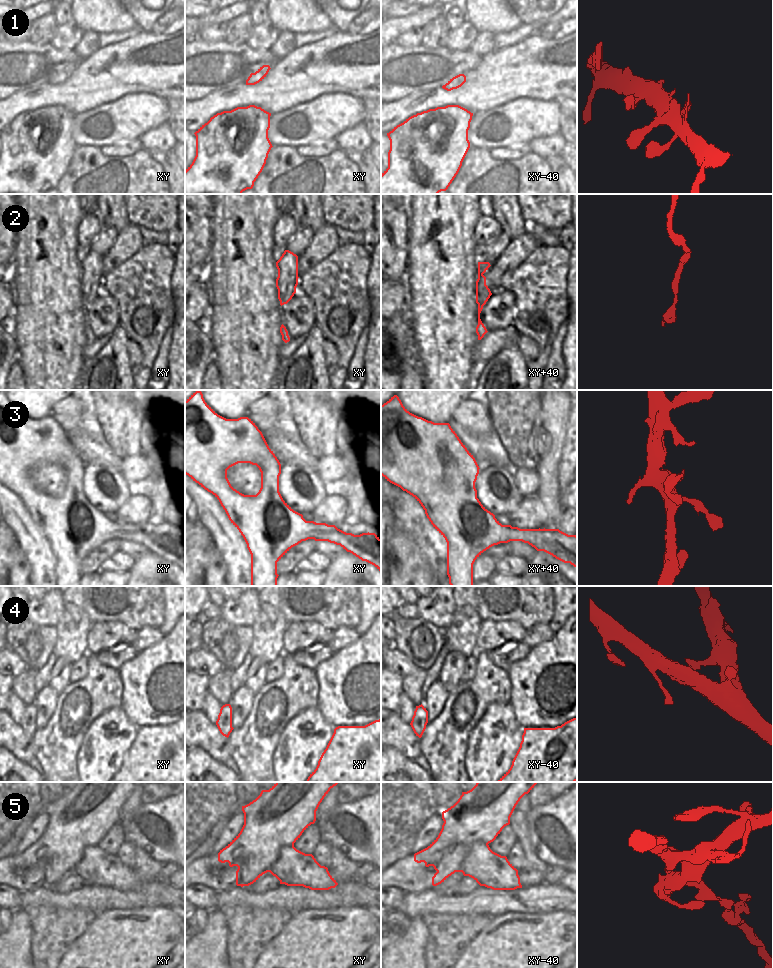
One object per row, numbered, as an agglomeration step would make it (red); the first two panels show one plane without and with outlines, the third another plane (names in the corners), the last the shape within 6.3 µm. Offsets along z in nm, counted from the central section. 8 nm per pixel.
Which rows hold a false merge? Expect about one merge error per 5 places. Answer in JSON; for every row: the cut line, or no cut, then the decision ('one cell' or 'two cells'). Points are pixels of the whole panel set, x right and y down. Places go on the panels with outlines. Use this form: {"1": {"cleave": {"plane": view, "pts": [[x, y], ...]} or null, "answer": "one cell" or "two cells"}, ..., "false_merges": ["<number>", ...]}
{"1": {"cleave": null, "answer": "one cell"}, "2": {"cleave": null, "answer": "one cell"}, "3": {"cleave": null, "answer": "one cell"}, "4": {"cleave": null, "answer": "one cell"}, "5": {"cleave": {"plane": "xy-40", "pts": [[487, 843], [475, 842], [472, 845], [461, 871]]}, "answer": "two cells"}, "false_merges": ["5"]}

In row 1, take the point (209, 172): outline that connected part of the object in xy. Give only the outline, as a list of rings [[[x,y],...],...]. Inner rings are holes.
[[[249,105],[217,113],[196,136],[196,156],[185,170],[185,194],[242,194],[252,189],[273,147],[269,138],[271,113]]]

